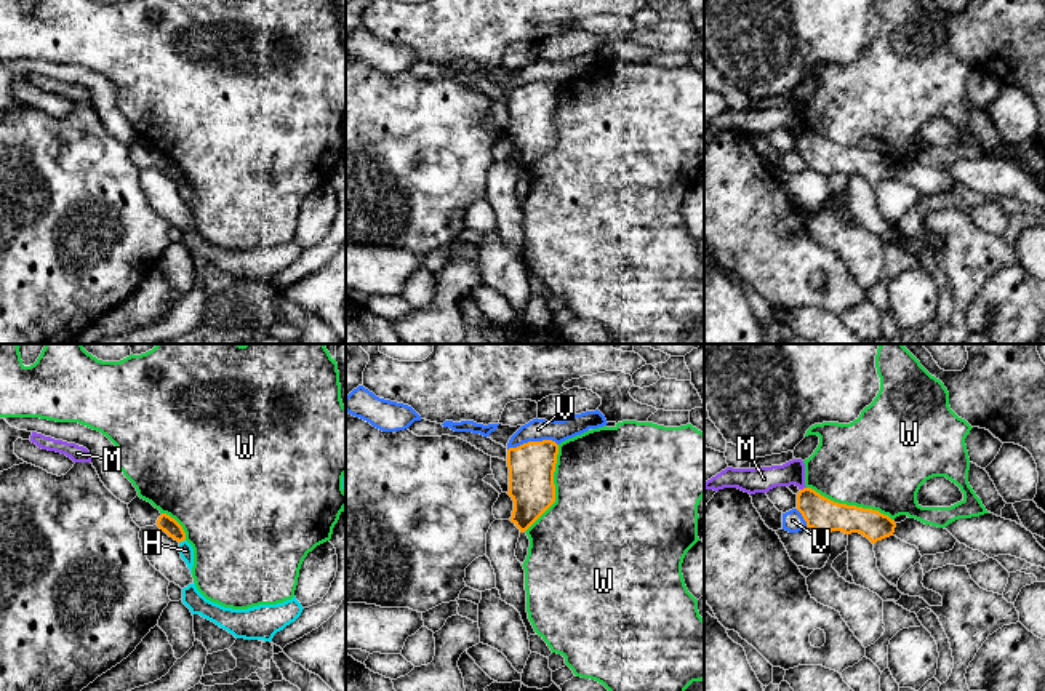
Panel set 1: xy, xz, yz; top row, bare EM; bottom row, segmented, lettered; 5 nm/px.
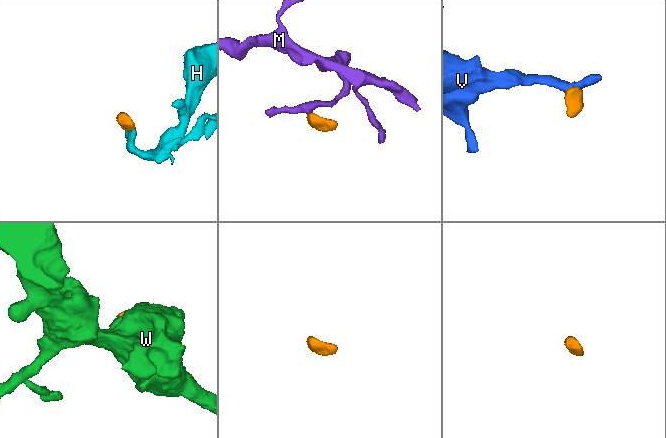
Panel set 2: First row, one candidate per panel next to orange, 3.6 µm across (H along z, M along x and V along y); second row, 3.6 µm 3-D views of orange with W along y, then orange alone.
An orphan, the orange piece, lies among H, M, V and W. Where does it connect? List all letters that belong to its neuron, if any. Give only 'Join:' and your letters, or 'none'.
Join: none

